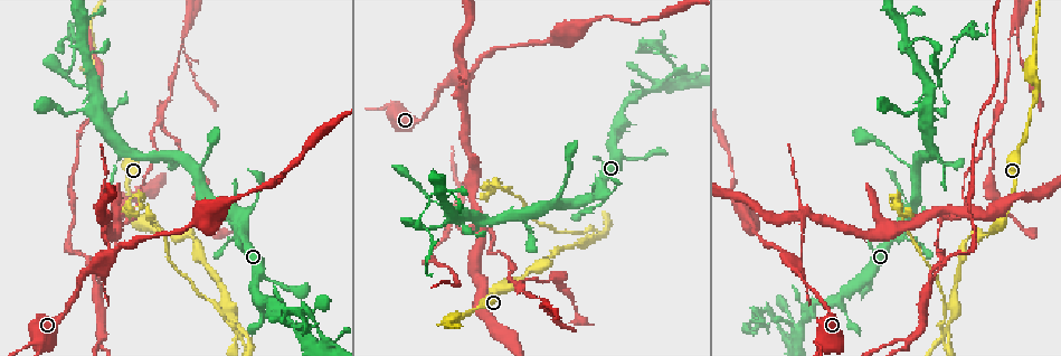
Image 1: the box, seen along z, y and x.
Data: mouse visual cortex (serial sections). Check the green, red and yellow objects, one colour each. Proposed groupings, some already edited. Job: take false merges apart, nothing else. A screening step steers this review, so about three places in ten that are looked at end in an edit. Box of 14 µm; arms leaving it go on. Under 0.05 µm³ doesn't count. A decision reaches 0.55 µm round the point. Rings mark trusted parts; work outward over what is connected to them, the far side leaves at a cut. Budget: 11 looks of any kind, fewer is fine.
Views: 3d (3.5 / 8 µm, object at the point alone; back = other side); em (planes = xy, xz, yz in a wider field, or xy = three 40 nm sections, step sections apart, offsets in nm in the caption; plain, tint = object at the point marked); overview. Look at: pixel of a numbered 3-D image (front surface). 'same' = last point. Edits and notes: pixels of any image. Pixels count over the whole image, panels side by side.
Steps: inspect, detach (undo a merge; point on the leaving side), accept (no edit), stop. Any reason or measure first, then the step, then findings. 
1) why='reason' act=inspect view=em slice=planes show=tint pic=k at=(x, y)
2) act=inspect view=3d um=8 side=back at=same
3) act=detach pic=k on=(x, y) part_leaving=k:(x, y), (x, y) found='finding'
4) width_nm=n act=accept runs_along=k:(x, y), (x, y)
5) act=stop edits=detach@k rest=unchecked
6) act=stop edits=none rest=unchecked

why='sharp bend' act=inspect view=3d um=8 pic=1 at=(100, 260)

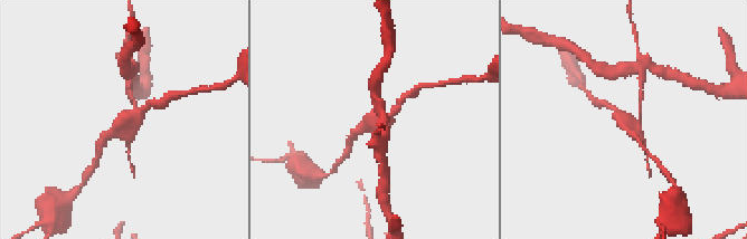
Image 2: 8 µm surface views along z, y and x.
act=inspect view=3d um=3.5 pic=2 at=(627, 124)

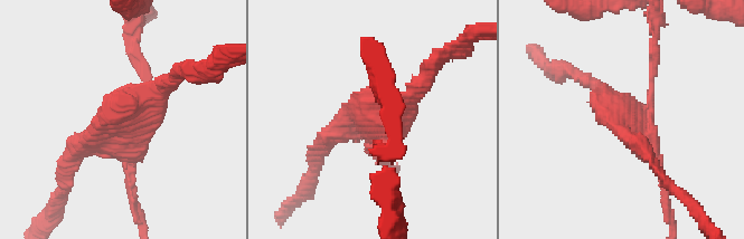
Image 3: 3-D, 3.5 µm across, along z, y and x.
act=inspect view=em slice=xy step=2 show=tint pic=3 at=(624, 119)

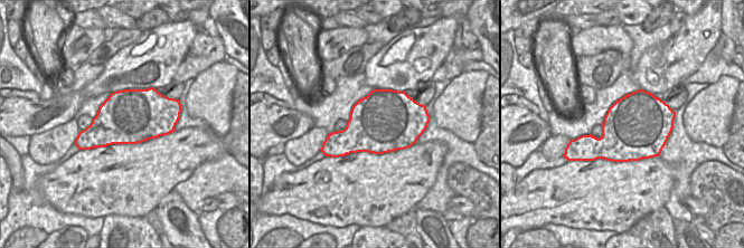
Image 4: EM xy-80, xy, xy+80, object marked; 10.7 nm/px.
act=detach pic=3 on=(140, 64) found='two cells meet here'

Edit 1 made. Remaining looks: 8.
why='redraw' act=inspect view=overview

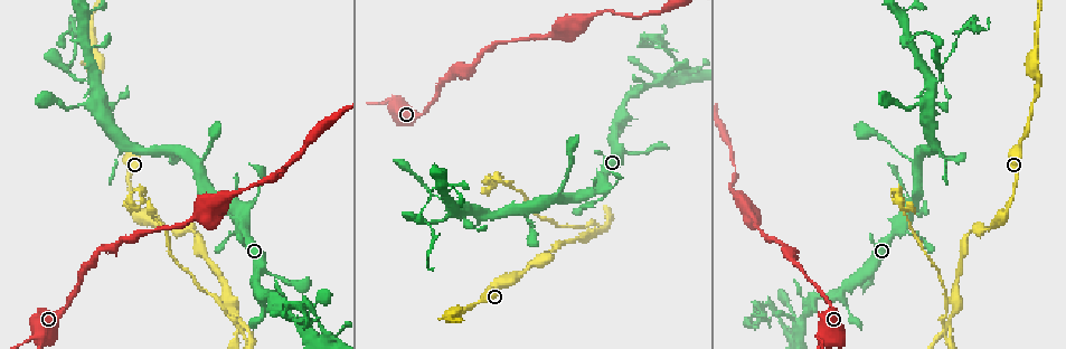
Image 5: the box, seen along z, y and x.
why='calibre changes' act=inspect view=em slice=planes show=tint pic=5 at=(732, 193)

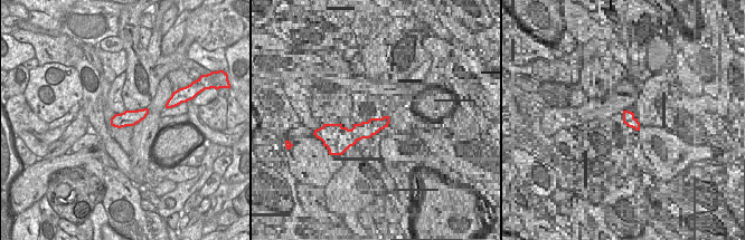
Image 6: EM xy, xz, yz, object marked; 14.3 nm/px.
why='see where the arms go' act=inspect view=3d um=3.5 at=same

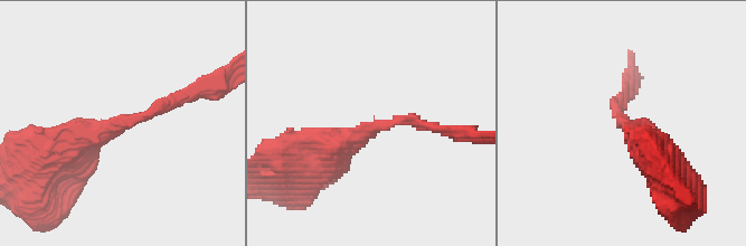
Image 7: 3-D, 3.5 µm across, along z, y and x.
width_nm=220 act=accept runs_along=7:(57, 155), (82, 134), (185, 96) found='one cell here'

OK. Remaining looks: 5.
why='four or more arms meet' act=inspect view=3d um=3.5 pic=5 at=(948, 323)

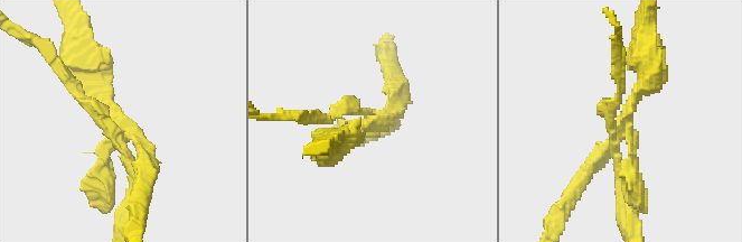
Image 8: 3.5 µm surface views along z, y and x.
act=inspect view=em slice=planes show=tint pic=8 at=(369, 124)

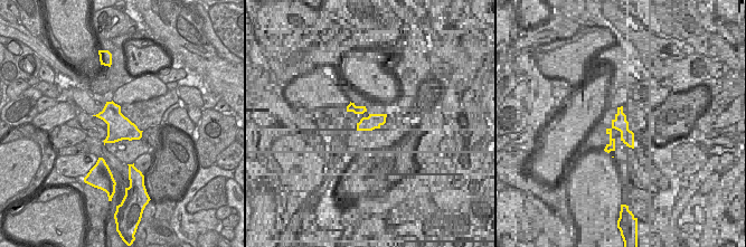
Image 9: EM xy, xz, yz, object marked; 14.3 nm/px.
act=accept runs_along=8:(647, 67), (623, 122), (609, 119), (621, 87) found='continuous, no second cell'

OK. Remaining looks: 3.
why='sharp bend' act=inspect view=3d um=3.5 pic=5 at=(134, 189)

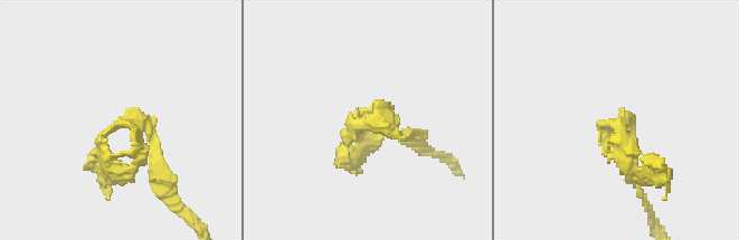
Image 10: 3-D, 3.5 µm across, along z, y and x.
act=inspect view=em slice=xy step=1 show=tint pic=10 at=(367, 123)

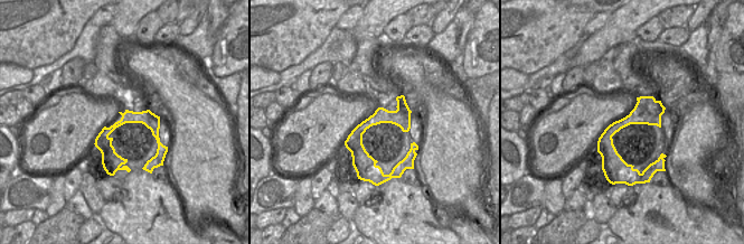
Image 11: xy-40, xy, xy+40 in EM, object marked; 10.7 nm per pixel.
act=accept runs_along=10:(408, 135), (353, 123), (360, 150) found='continuous, no second cell'

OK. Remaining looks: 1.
act=stop edits=detach@3 rest=unchecked

